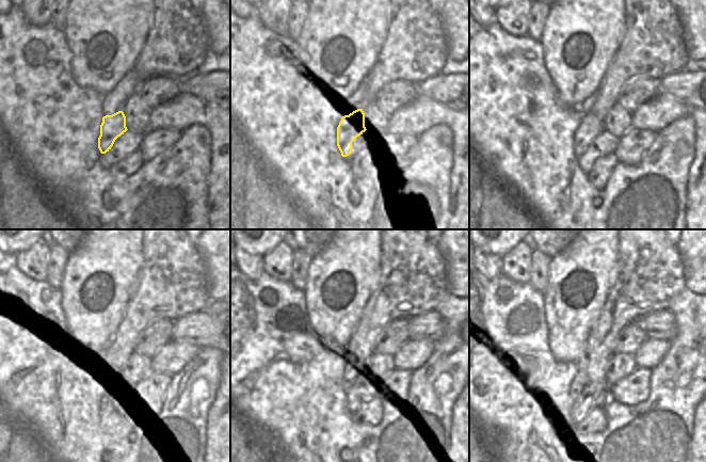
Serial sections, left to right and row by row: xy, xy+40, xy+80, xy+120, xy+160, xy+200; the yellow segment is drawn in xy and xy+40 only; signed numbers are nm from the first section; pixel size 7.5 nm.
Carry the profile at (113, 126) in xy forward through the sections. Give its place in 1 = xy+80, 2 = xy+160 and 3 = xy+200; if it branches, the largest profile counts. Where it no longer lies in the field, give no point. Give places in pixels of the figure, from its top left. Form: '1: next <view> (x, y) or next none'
1: next xy+80 (590, 126)
2: next xy+160 (348, 377)
3: next xy+200 (580, 381)

